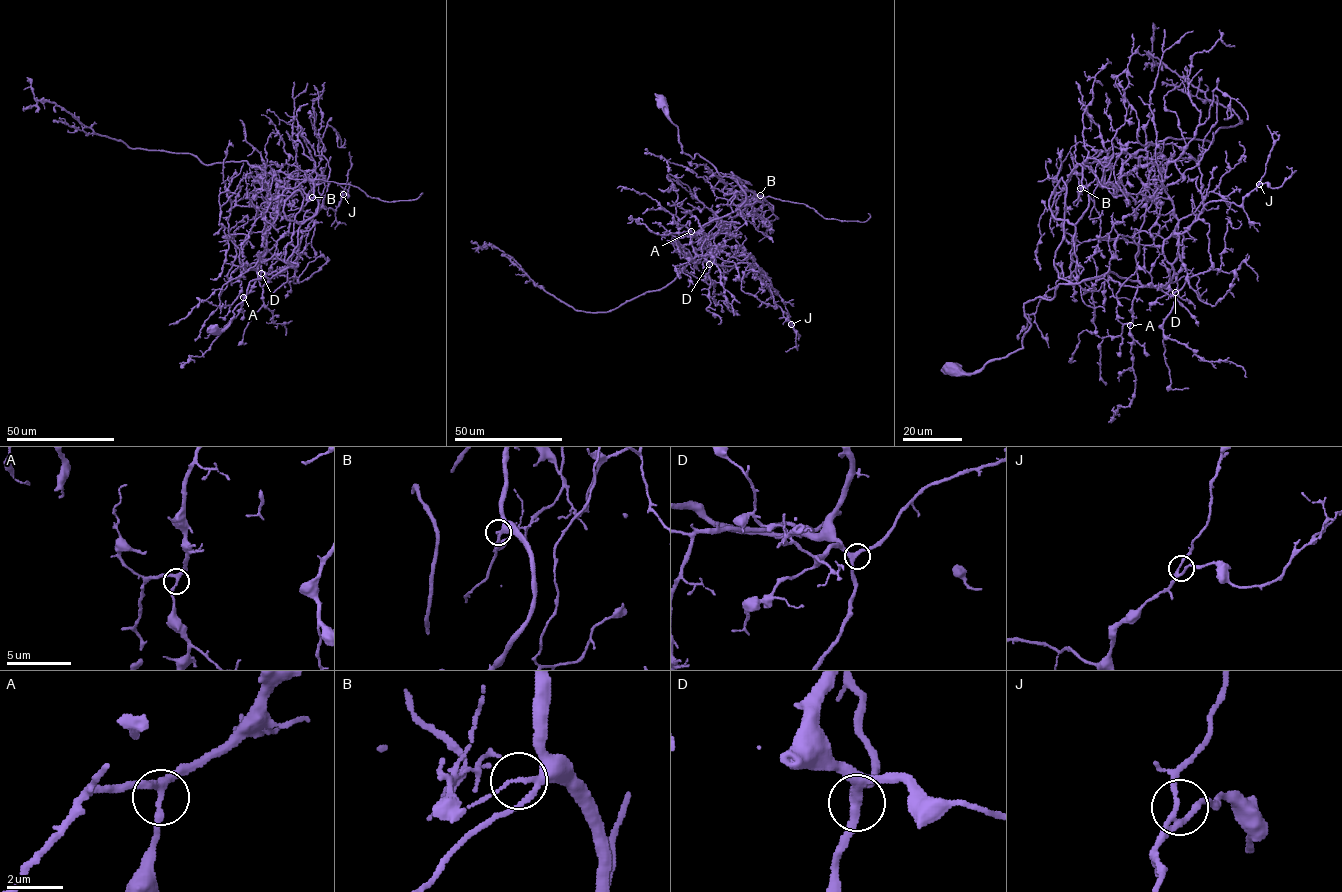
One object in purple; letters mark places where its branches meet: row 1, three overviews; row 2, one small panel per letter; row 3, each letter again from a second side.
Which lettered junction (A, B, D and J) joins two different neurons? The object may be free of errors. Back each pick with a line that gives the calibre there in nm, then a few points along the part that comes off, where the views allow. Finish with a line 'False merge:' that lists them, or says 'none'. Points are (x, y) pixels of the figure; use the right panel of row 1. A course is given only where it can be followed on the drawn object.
B: Thickness 130 nm. Course of the part to remove: (1080, 188), (1107, 157), (1135, 154), (1168, 138), (1211, 143), (1220, 128), (1241, 122), (1150, 54), (1159, 27)
False merge: B

